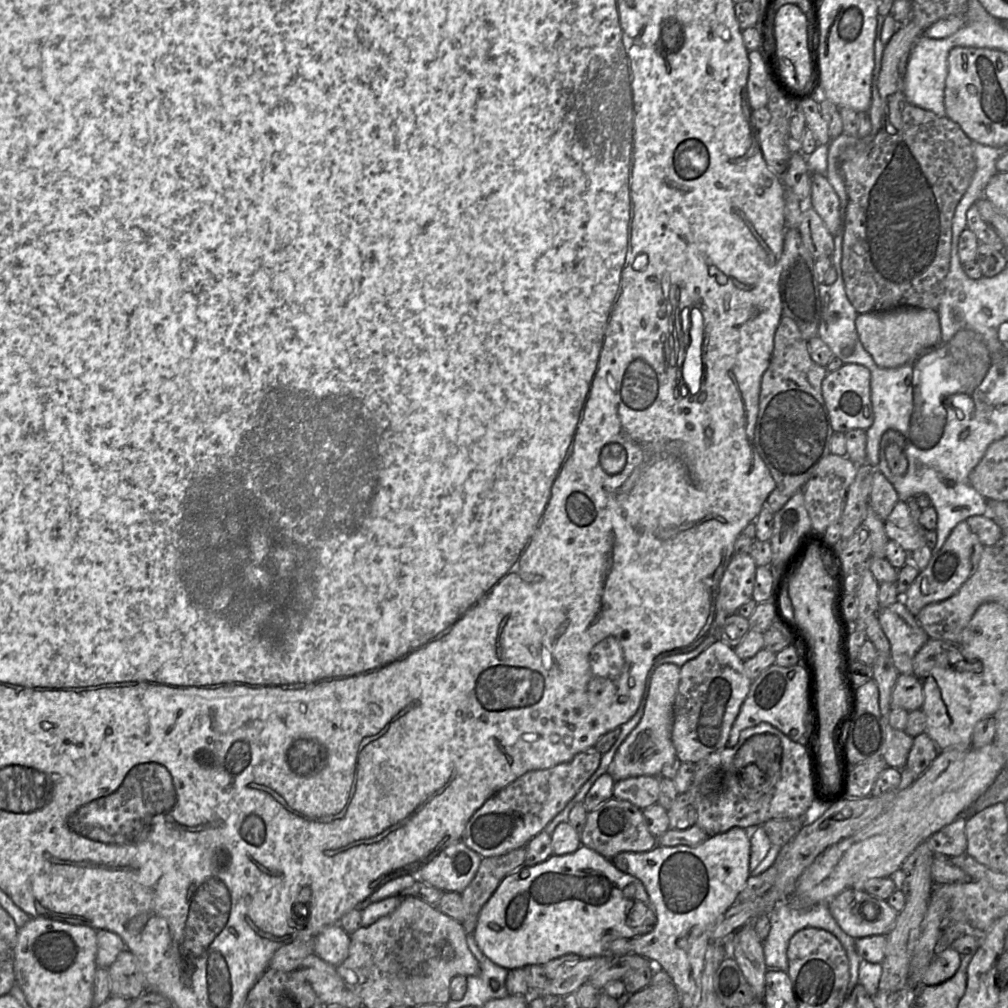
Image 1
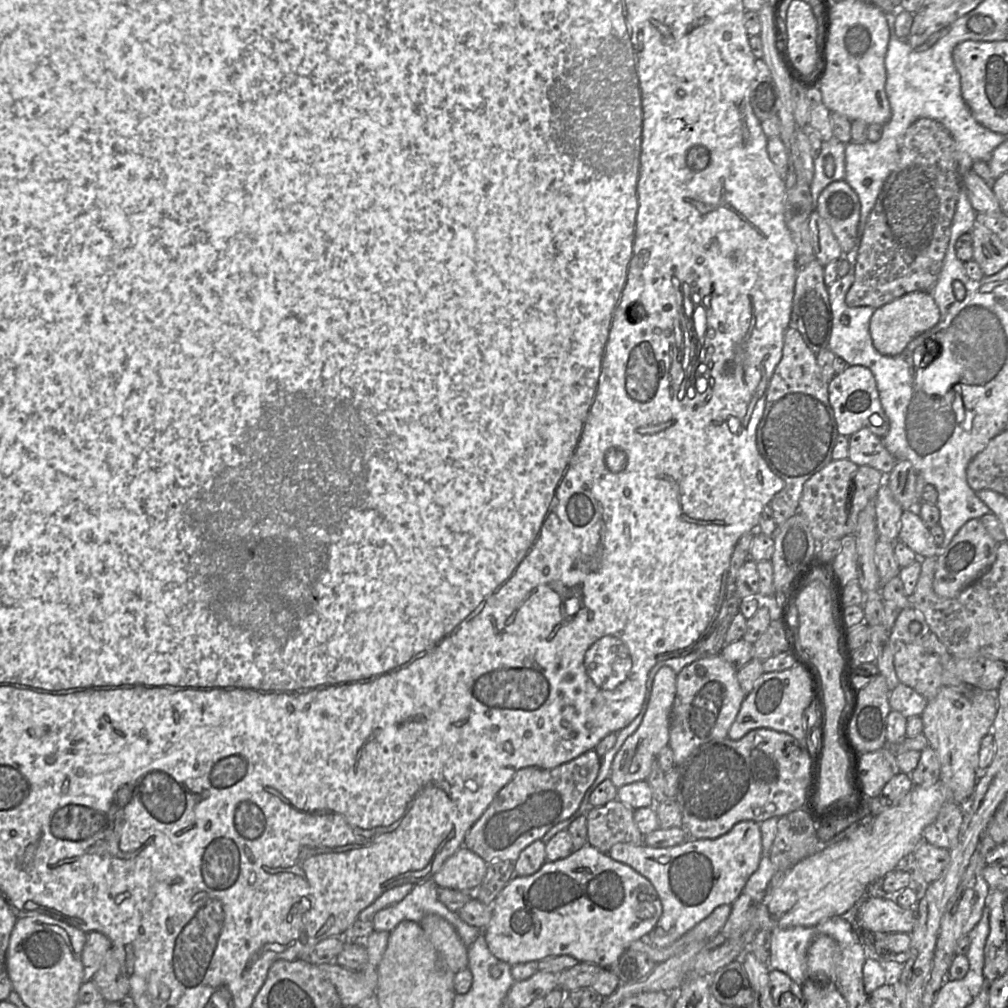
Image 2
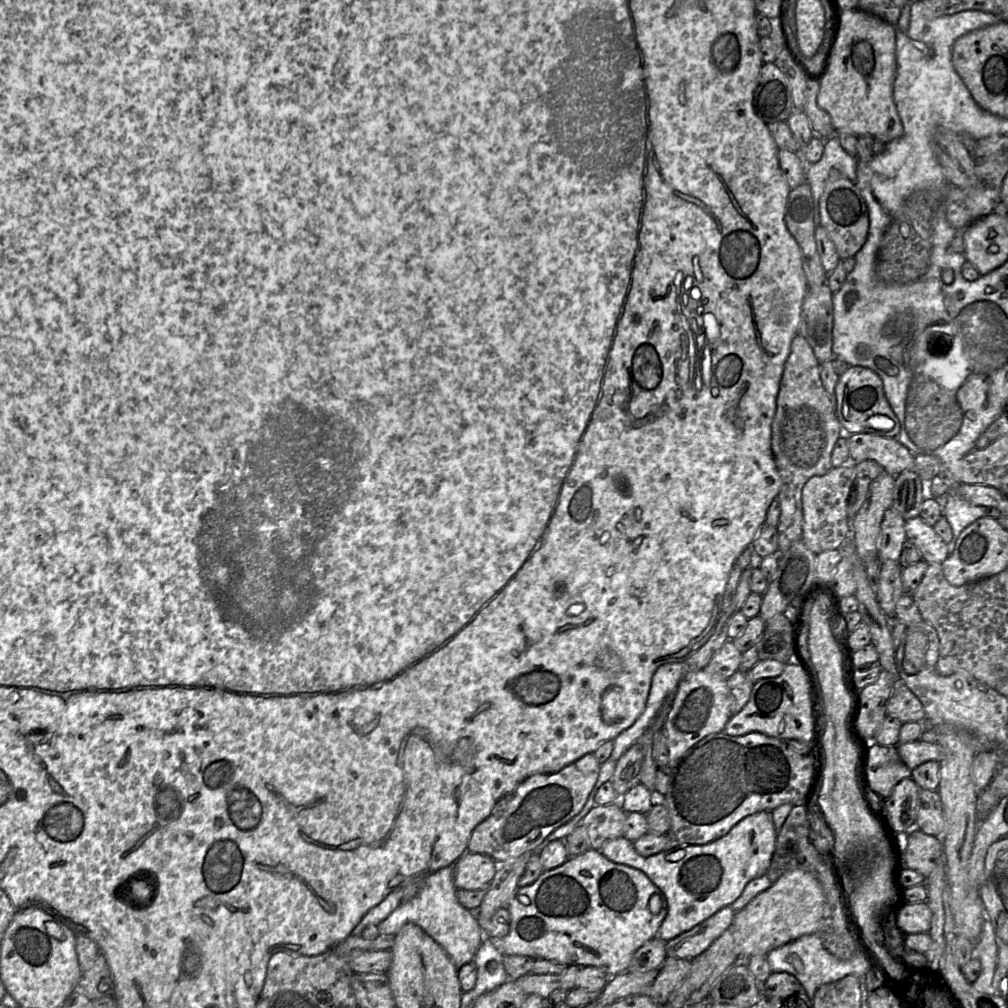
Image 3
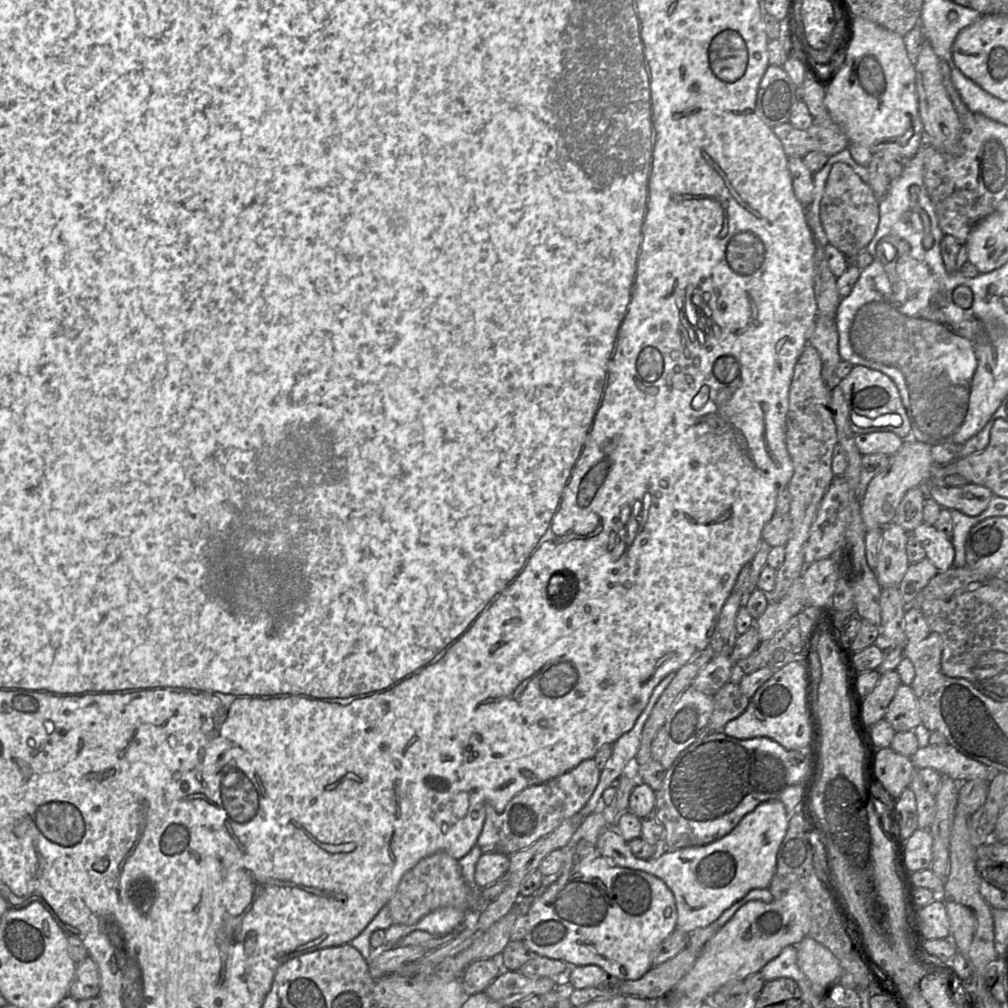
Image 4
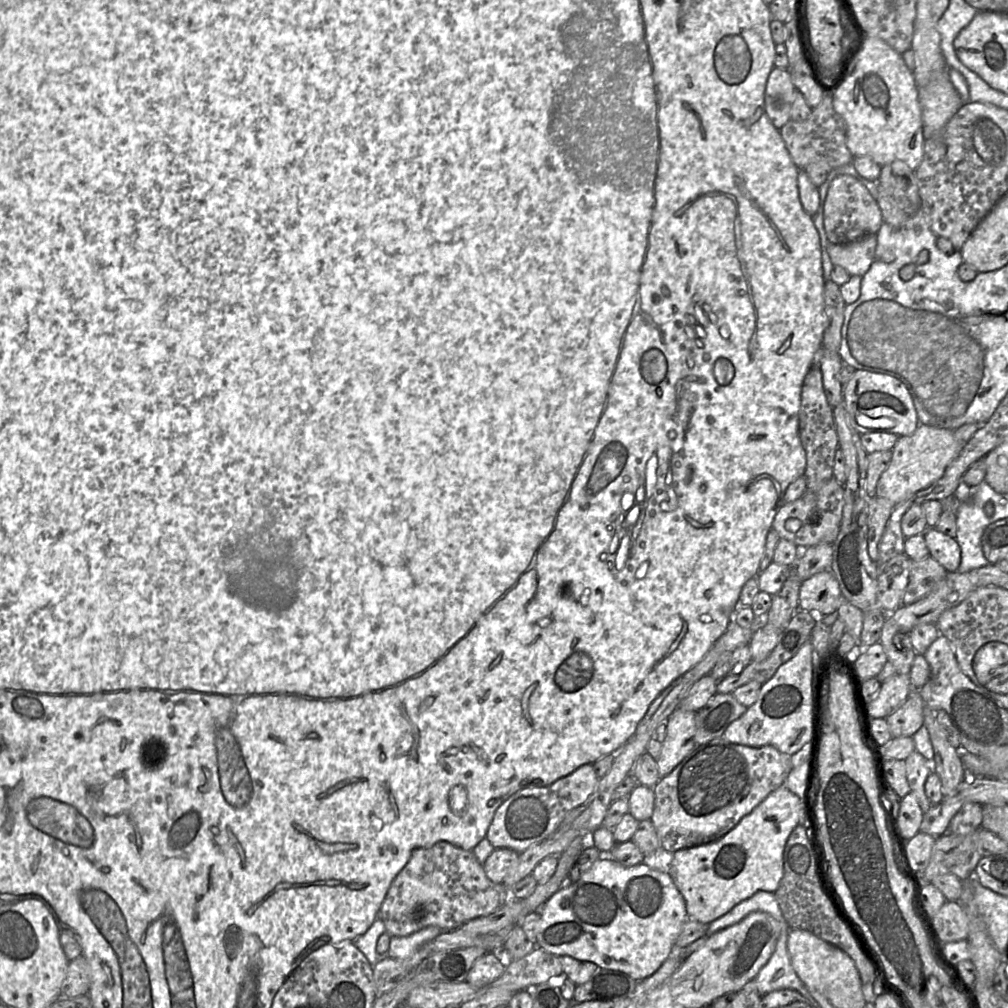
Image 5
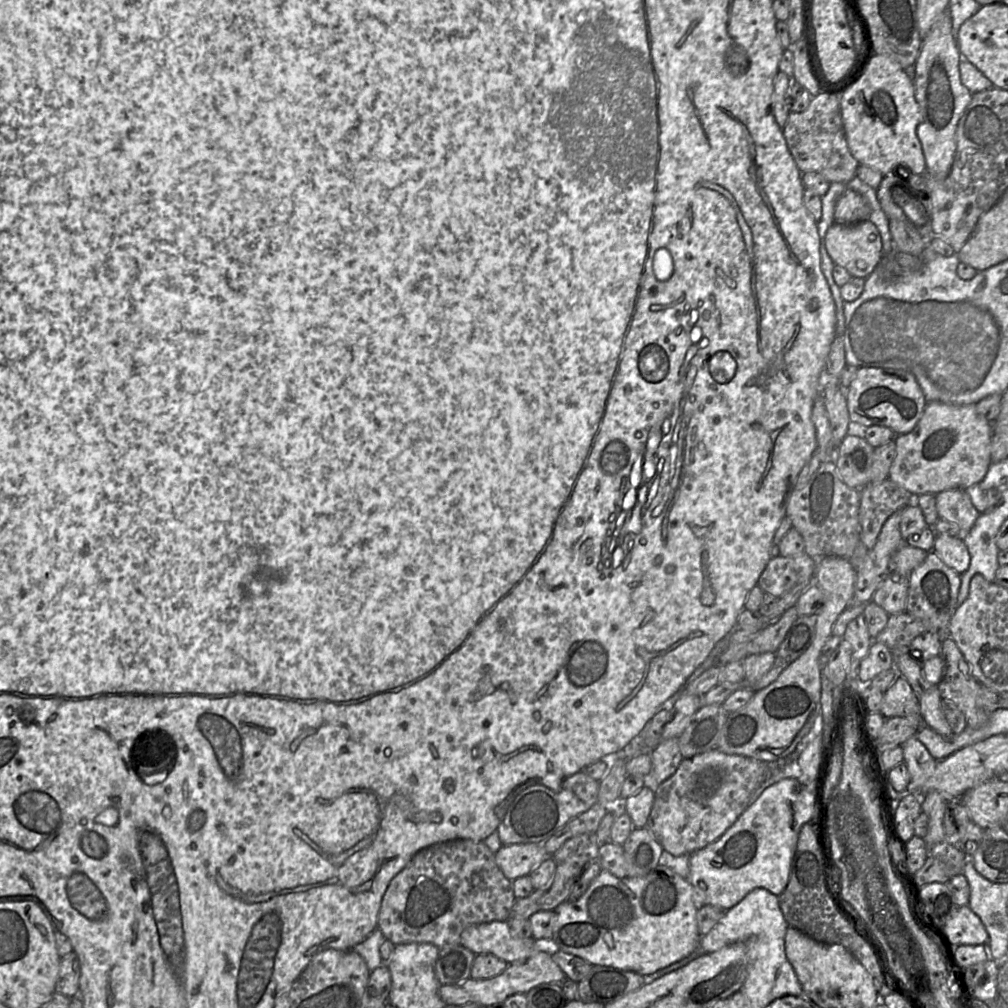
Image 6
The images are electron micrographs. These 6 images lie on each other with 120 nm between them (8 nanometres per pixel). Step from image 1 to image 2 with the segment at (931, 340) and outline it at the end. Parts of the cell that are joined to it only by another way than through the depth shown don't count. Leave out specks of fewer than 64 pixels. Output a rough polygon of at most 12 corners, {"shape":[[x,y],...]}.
{"shape":[[915,291],[875,309],[869,332],[880,354],[902,353],[934,327],[939,308]]}

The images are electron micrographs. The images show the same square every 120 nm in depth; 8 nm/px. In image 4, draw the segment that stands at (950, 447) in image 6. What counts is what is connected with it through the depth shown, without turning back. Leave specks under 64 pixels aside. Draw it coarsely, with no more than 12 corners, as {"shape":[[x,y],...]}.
{"shape":[[905,439],[861,501],[867,531],[932,476],[932,445]]}

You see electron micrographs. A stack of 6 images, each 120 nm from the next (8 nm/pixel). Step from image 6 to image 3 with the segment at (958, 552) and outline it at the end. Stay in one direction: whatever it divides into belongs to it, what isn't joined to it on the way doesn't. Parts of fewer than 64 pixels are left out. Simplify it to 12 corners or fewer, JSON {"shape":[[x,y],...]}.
{"shape":[[920,516],[906,538],[929,564],[949,556],[947,543]]}

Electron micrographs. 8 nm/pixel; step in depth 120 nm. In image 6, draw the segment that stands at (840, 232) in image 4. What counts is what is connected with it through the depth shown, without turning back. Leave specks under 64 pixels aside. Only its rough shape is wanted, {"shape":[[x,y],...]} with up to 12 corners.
{"shape":[[846,189],[836,202],[834,222],[869,220],[871,206]]}

